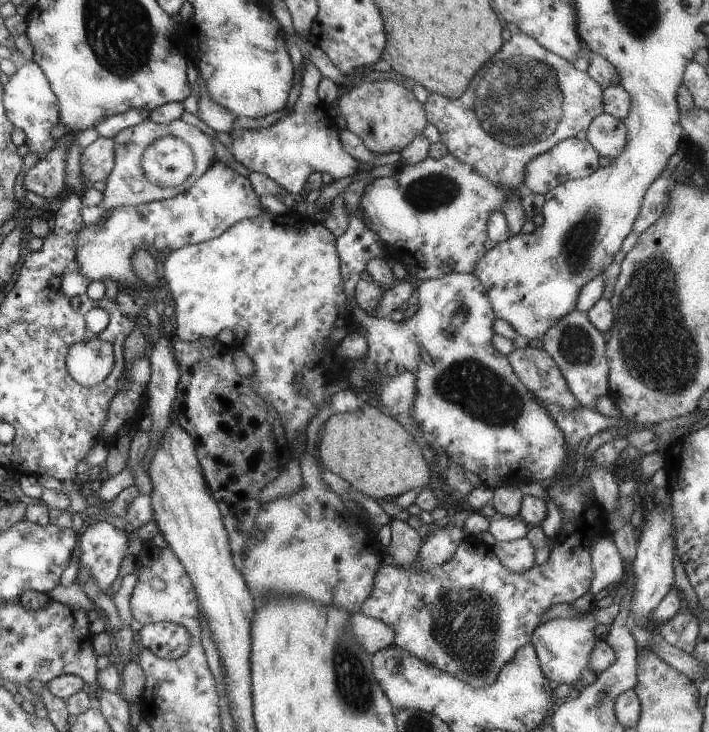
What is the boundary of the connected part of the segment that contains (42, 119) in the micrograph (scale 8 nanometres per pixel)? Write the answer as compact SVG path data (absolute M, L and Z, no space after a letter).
M27 61L8 77L2 86L2 104L9 123L25 135L24 145L29 153L41 160L56 146L56 140L51 138L51 128L59 123L58 101L37 64Z

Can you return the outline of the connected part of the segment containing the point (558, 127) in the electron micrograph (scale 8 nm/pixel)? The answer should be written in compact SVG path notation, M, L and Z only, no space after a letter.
M524 33L513 34L511 40L507 40L499 52L493 54L493 58L489 58L489 62L495 62L495 64L485 64L481 66L481 70L477 70L477 74L473 74L473 78L469 80L469 86L465 88L465 91L457 99L447 99L438 96L436 93L430 93L426 102L422 105L426 122L433 125L439 133L440 142L445 146L449 155L452 155L460 164L469 166L477 175L480 175L485 181L494 183L497 189L507 188L509 191L524 190L524 171L525 166L539 154L545 153L550 150L557 142L567 139L568 137L575 137L580 131L587 131L589 122L600 113L603 112L602 108L602 87L594 82L586 72L579 72L575 70L571 63L563 58L557 57L555 54L544 50L541 46L538 46L533 38L530 38Z

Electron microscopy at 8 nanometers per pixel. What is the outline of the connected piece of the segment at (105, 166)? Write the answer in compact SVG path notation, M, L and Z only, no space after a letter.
M98 137L82 150L80 170L89 182L104 182L113 169L114 149L110 138Z

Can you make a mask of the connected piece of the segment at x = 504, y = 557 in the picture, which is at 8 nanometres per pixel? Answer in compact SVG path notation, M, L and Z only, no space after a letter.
M529 536L510 542L493 544L491 550L500 564L511 573L521 573L534 566L532 542Z

